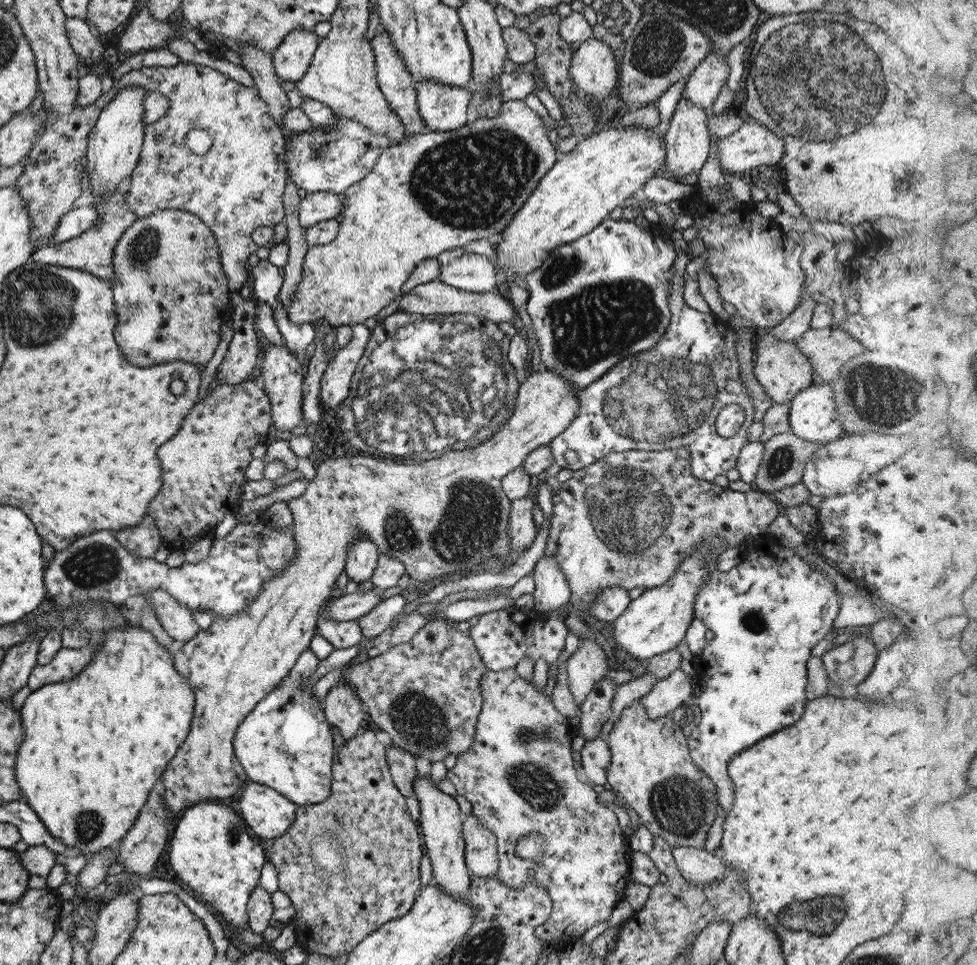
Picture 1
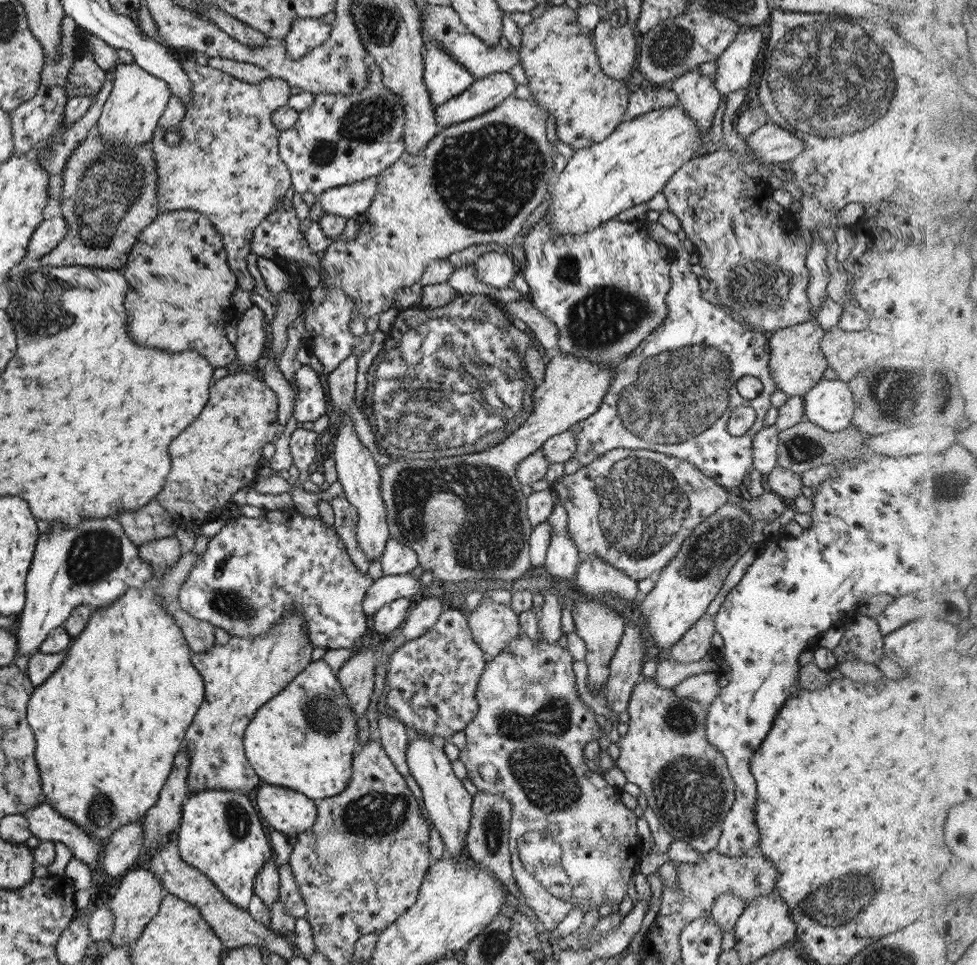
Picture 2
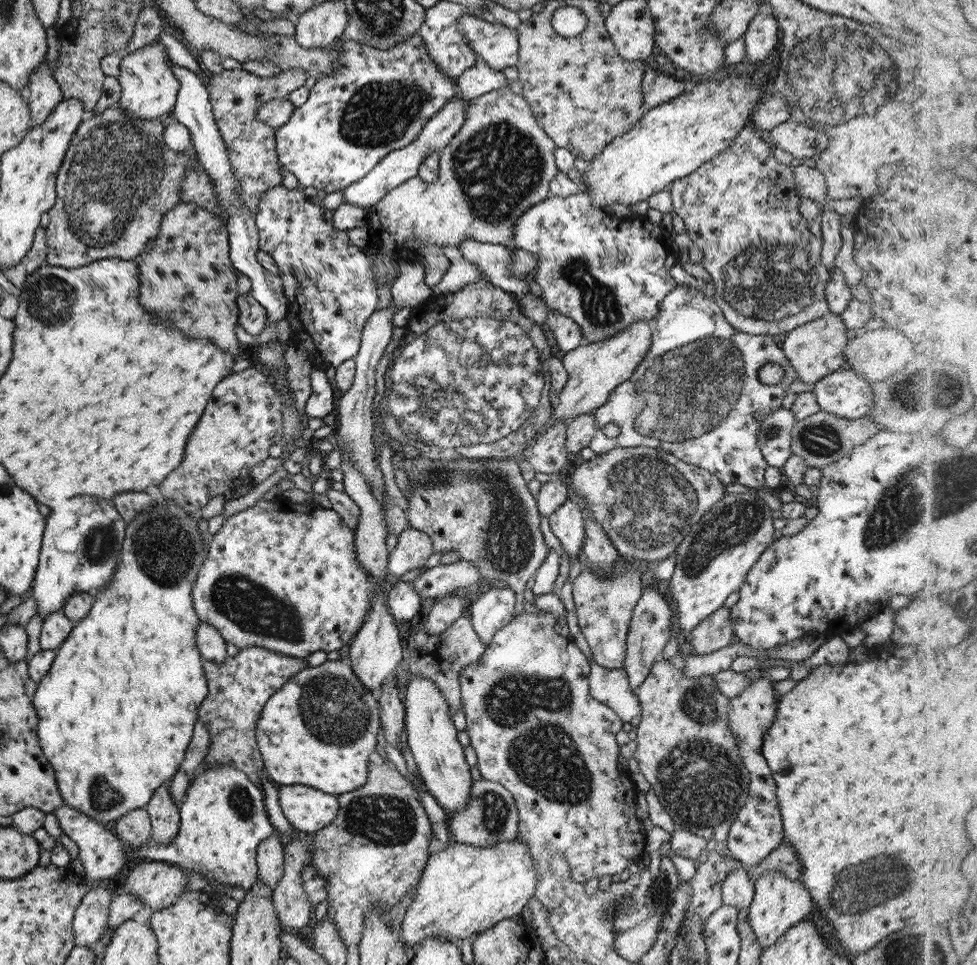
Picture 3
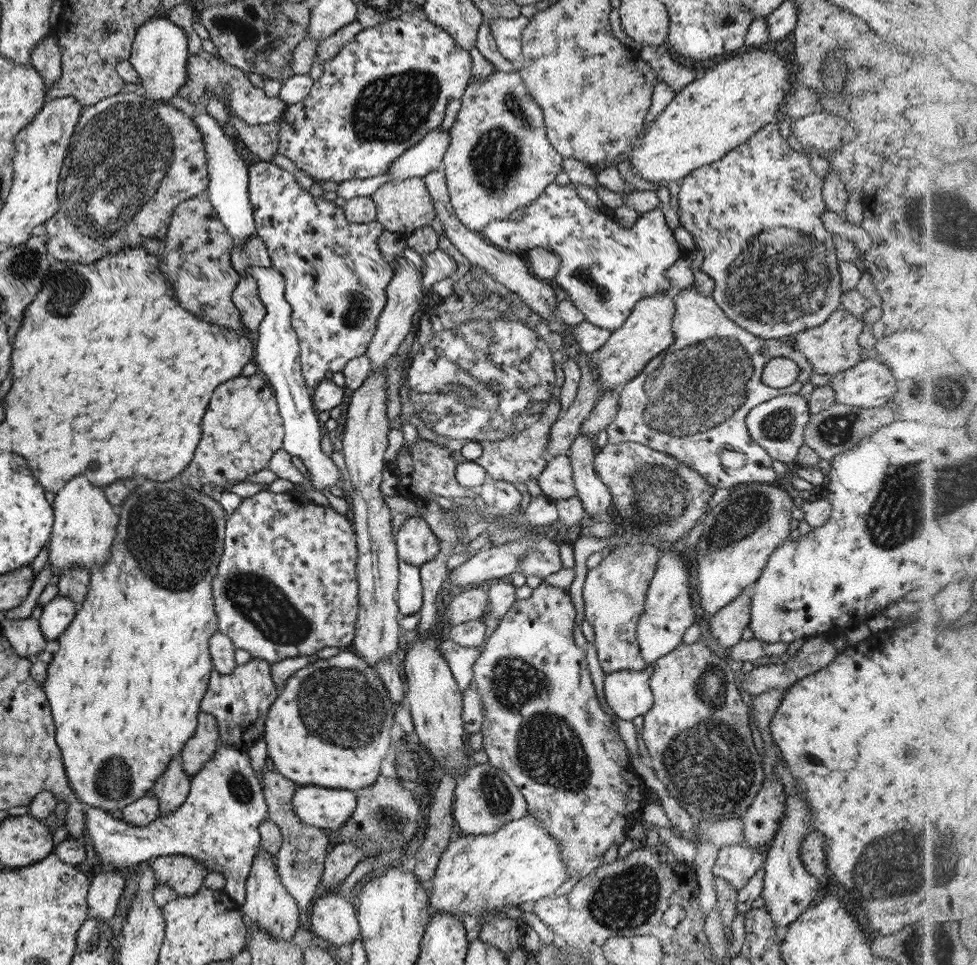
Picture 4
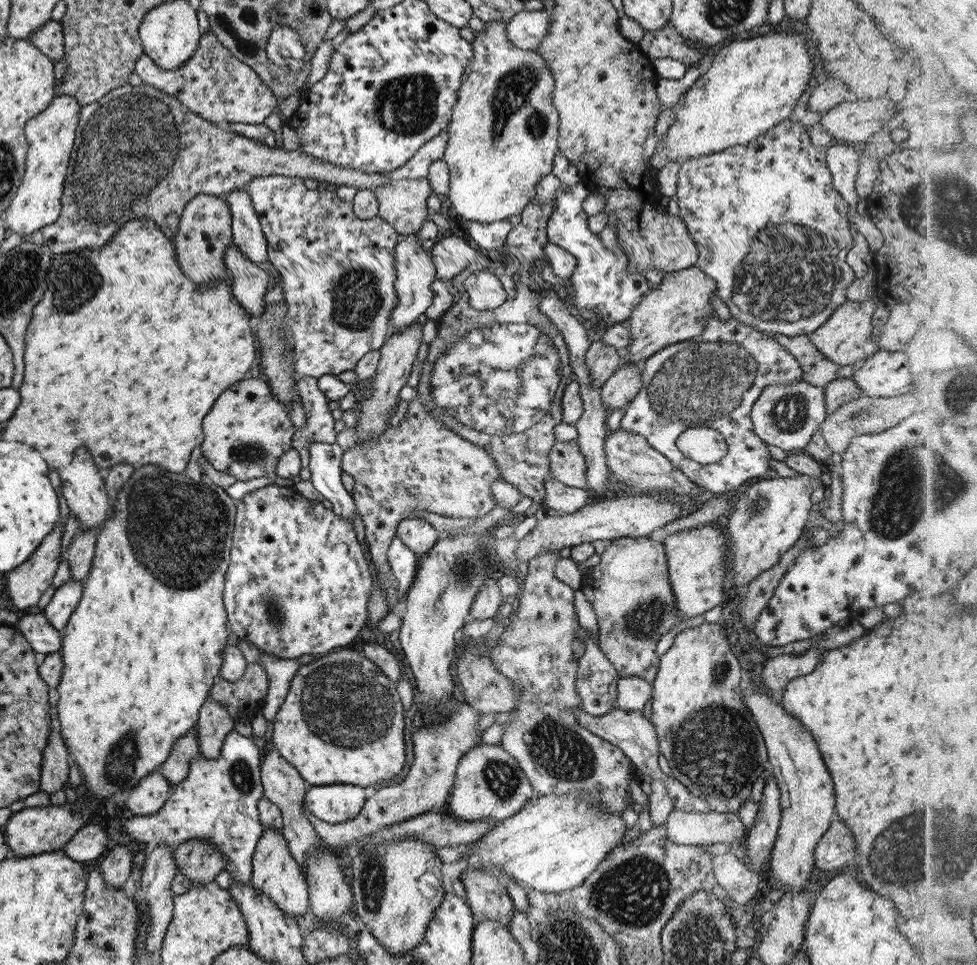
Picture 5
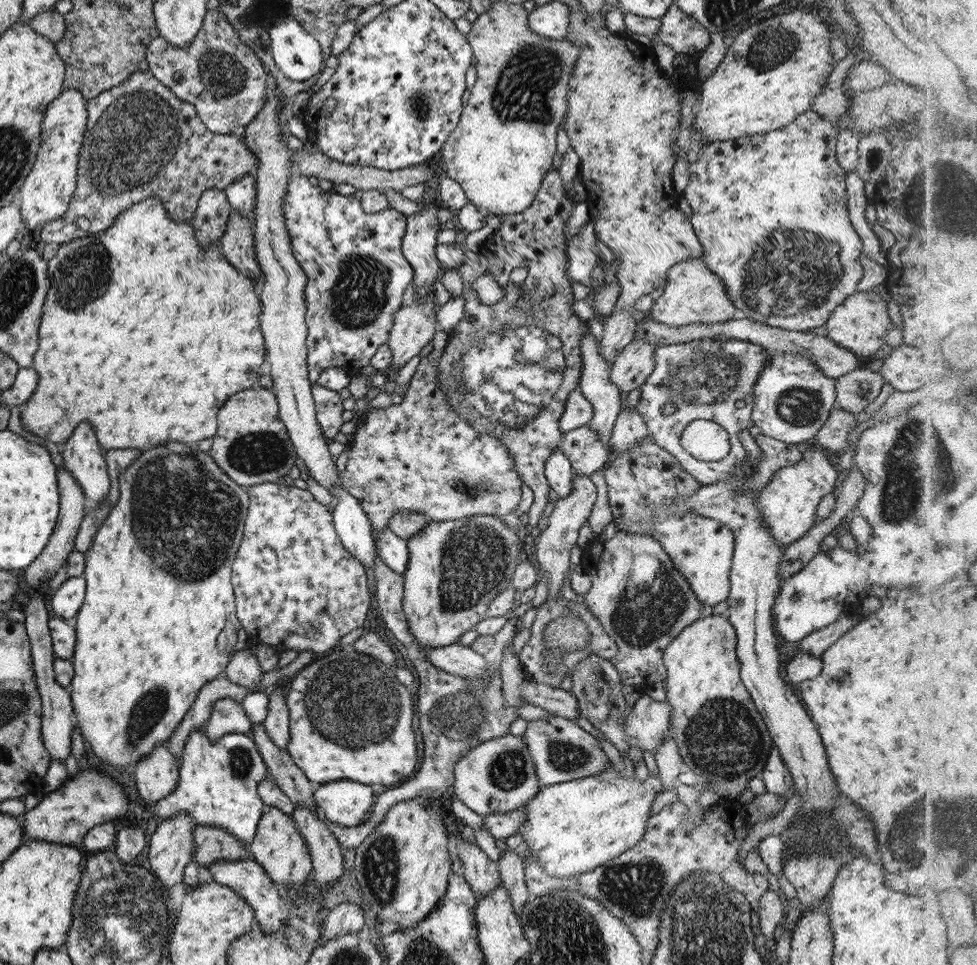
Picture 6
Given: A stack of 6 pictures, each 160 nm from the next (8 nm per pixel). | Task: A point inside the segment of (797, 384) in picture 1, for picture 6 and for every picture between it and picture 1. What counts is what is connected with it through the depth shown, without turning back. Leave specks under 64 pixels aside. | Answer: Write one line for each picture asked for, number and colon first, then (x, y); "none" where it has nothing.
2: (795, 365)
3: (814, 349)
4: (832, 347)
5: (846, 337)
6: (858, 324)

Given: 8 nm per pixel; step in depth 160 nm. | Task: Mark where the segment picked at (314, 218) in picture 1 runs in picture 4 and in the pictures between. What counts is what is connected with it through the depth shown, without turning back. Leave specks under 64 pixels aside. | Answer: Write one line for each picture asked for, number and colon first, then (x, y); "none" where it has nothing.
2: (351, 200)
3: (399, 165)
4: (426, 155)

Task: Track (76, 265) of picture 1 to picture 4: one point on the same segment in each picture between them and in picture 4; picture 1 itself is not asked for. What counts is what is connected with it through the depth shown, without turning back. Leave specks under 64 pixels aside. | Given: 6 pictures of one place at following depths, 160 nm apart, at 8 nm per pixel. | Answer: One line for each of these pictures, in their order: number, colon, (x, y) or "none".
2: (107, 196)
3: (117, 178)
4: (131, 161)

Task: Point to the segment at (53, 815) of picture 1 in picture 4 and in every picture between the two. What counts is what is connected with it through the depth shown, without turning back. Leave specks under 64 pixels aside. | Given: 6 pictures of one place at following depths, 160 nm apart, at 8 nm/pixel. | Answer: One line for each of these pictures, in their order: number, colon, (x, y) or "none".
2: (107, 723)
3: (116, 708)
4: (126, 677)

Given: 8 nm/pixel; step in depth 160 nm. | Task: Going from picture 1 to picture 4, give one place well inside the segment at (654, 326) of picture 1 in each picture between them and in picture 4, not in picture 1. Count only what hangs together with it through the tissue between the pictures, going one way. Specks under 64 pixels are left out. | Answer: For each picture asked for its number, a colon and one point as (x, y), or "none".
2: (604, 289)
3: (604, 270)
4: (604, 269)

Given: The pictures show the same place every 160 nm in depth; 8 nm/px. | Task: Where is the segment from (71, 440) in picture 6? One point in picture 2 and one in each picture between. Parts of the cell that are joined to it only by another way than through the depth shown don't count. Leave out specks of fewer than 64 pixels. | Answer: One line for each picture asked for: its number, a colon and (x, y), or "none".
2: (93, 563)
3: (80, 544)
4: (84, 526)
5: (82, 485)

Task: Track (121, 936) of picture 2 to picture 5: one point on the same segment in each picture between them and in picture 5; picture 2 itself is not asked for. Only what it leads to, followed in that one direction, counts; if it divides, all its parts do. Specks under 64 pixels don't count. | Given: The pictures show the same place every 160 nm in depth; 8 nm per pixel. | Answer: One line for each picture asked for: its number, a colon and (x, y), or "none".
3: (155, 884)
4: (184, 876)
5: (200, 862)

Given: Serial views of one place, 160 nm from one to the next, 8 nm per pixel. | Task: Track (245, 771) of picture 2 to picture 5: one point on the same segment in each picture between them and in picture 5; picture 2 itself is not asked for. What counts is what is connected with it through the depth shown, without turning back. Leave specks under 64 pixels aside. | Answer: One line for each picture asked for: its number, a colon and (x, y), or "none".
3: (238, 687)
4: (239, 701)
5: (241, 698)

